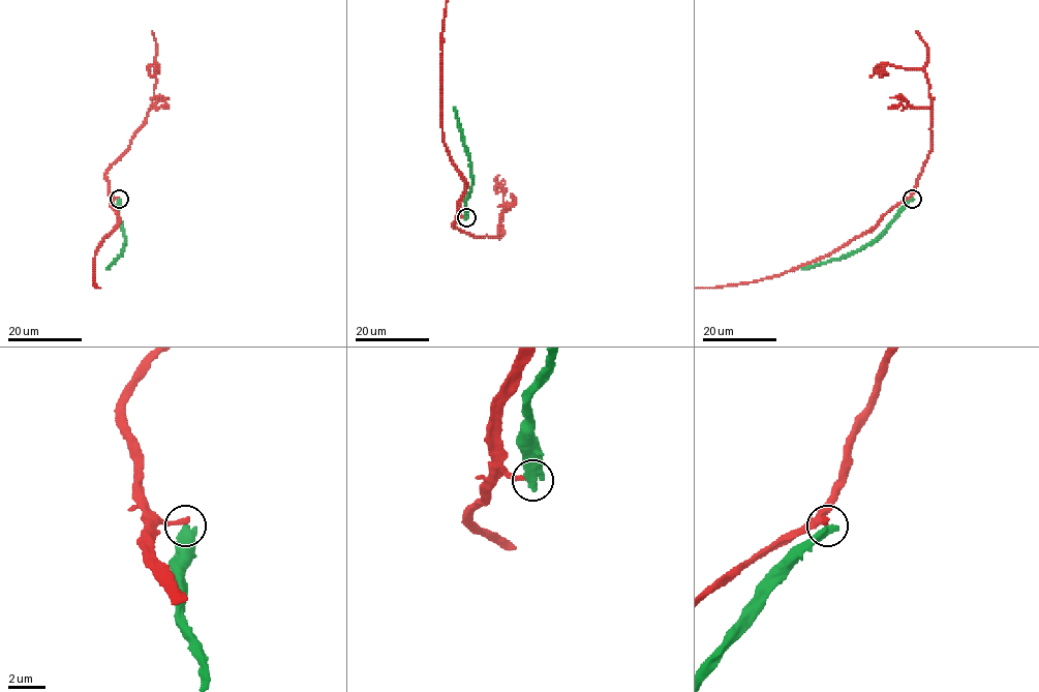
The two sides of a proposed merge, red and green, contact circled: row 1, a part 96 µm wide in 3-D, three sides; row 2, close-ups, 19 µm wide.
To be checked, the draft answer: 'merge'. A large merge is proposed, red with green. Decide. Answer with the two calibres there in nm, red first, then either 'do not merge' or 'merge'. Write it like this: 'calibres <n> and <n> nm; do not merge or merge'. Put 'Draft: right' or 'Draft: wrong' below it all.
calibres 320 and 550 nm; do not merge
Draft: wrong

